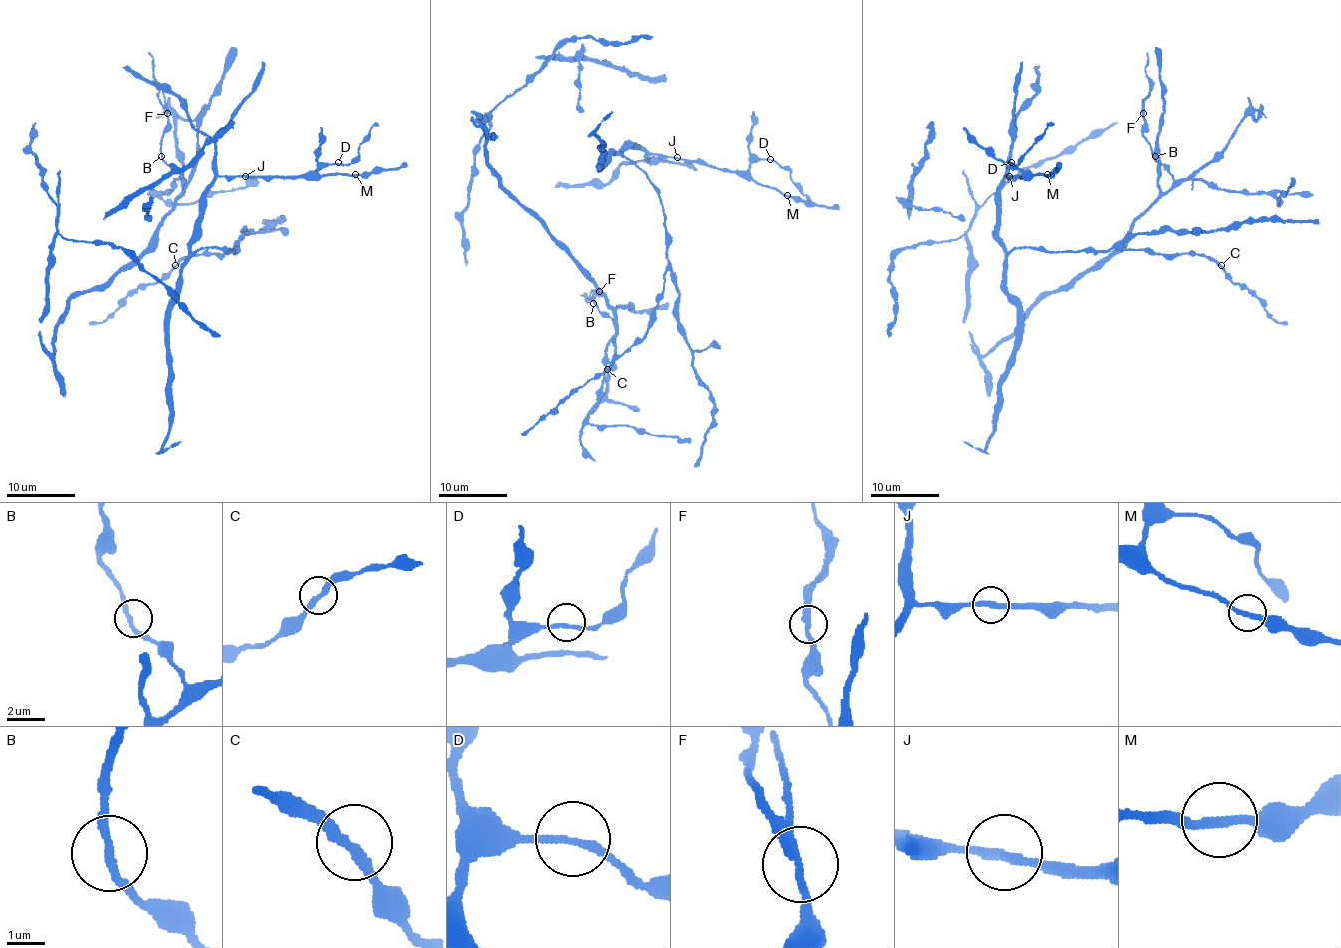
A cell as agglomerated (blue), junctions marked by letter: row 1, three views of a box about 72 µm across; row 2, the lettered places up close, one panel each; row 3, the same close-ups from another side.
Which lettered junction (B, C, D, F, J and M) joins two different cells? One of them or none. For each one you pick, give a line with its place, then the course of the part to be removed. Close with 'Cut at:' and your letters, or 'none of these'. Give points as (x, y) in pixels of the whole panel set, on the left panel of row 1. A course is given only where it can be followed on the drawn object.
F: (167, 113) | (167, 113), (161, 85), (153, 73), (153, 58), (148, 53)
Cut at: F

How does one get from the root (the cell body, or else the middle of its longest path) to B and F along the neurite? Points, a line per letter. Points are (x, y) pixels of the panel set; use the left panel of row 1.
B: (156, 193), (167, 193), (173, 188), (175, 180), (184, 180), (161, 156)
F: (156, 193), (167, 193), (173, 188), (175, 180), (184, 180), (161, 157), (167, 113)

